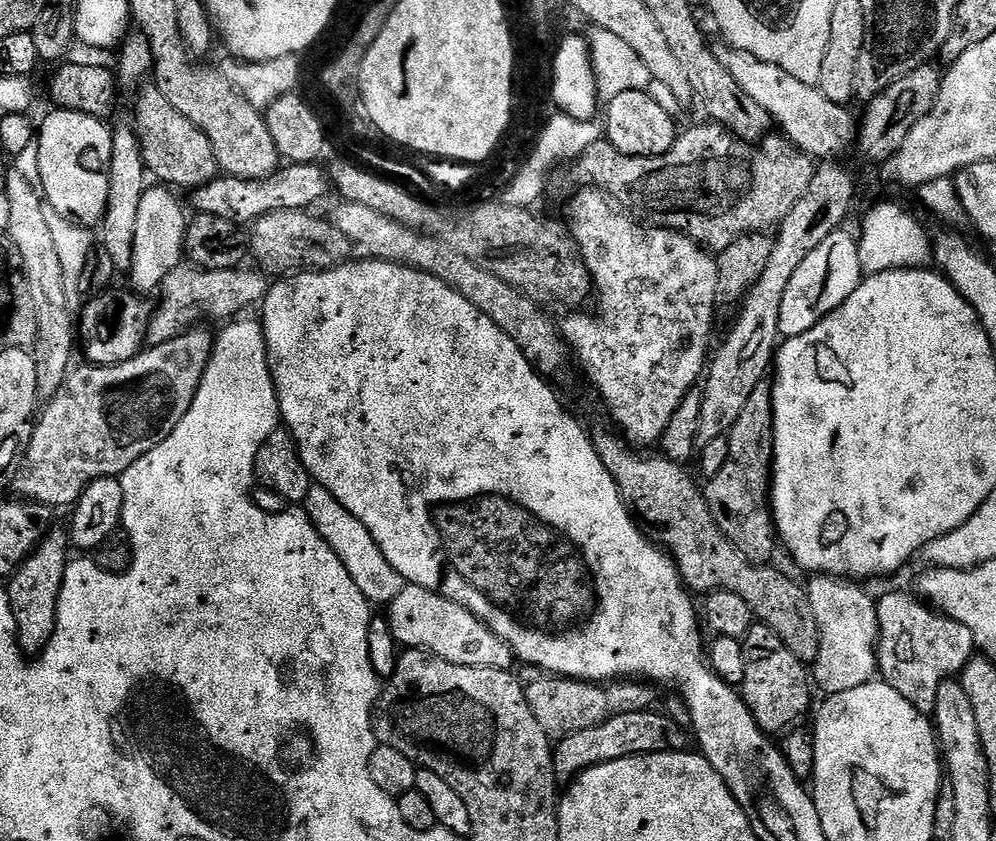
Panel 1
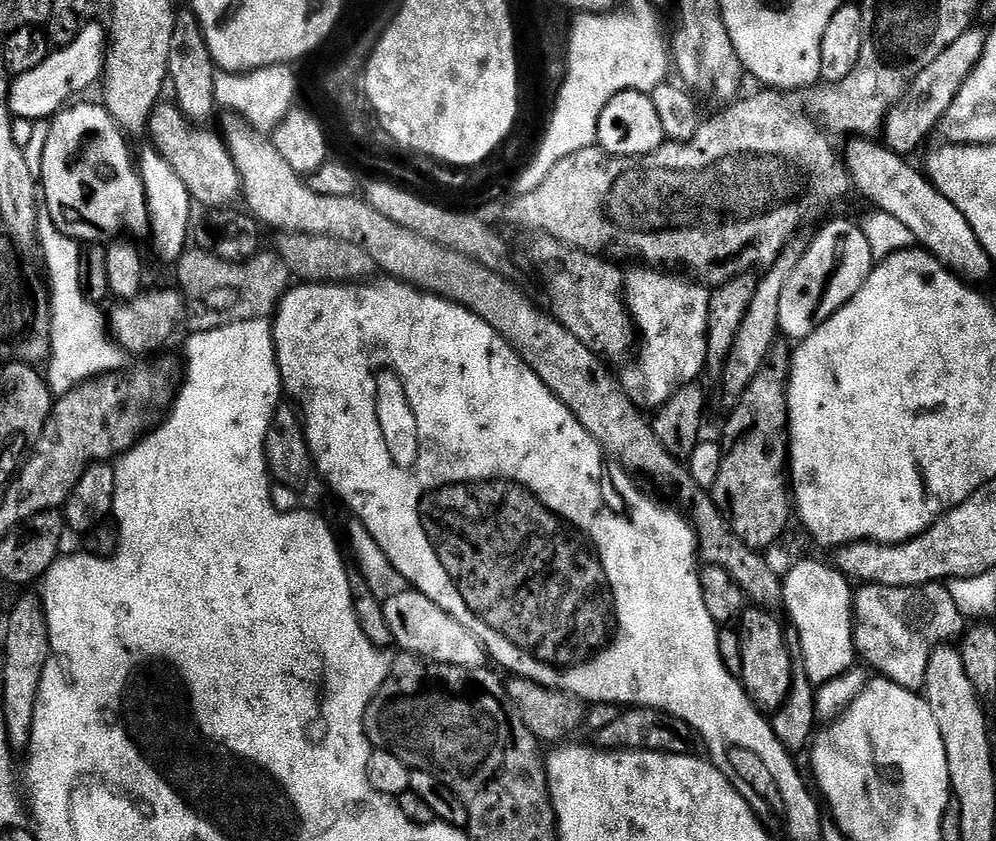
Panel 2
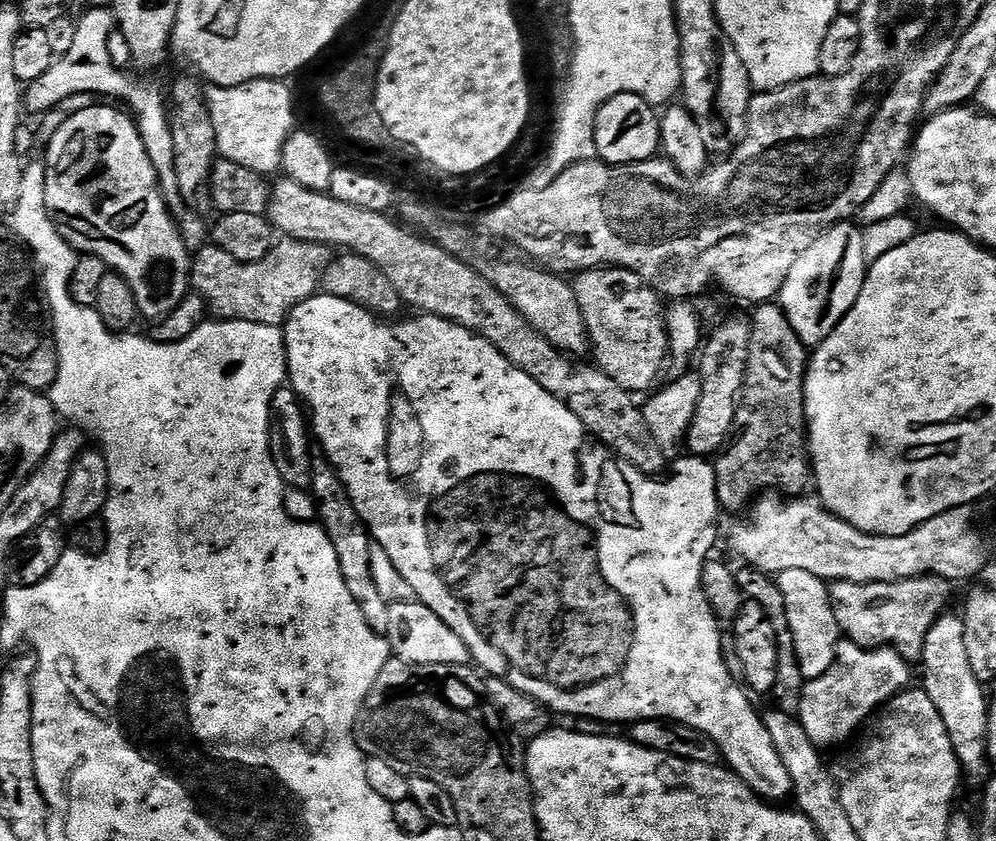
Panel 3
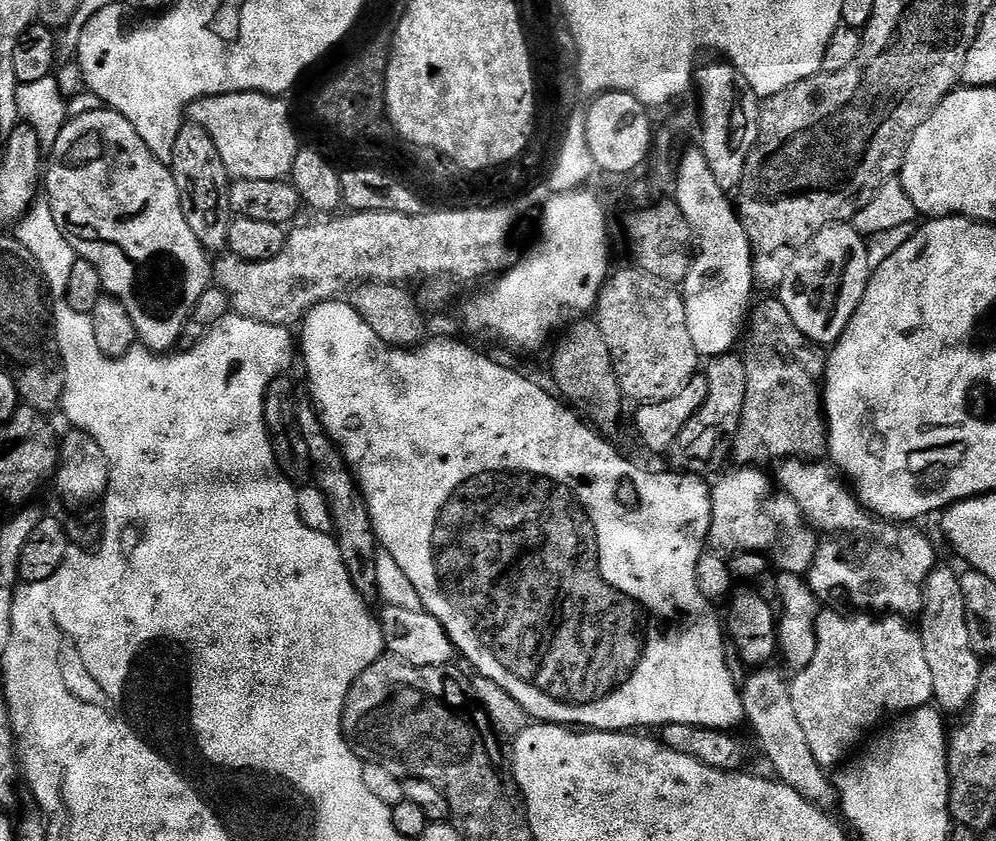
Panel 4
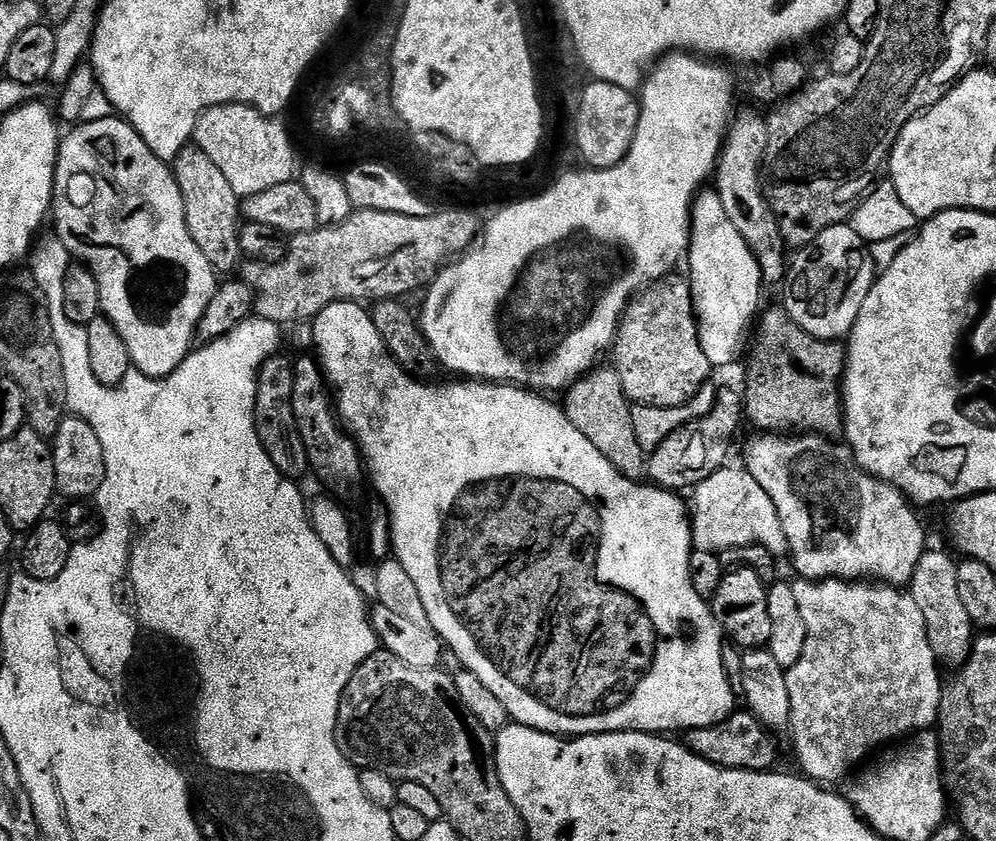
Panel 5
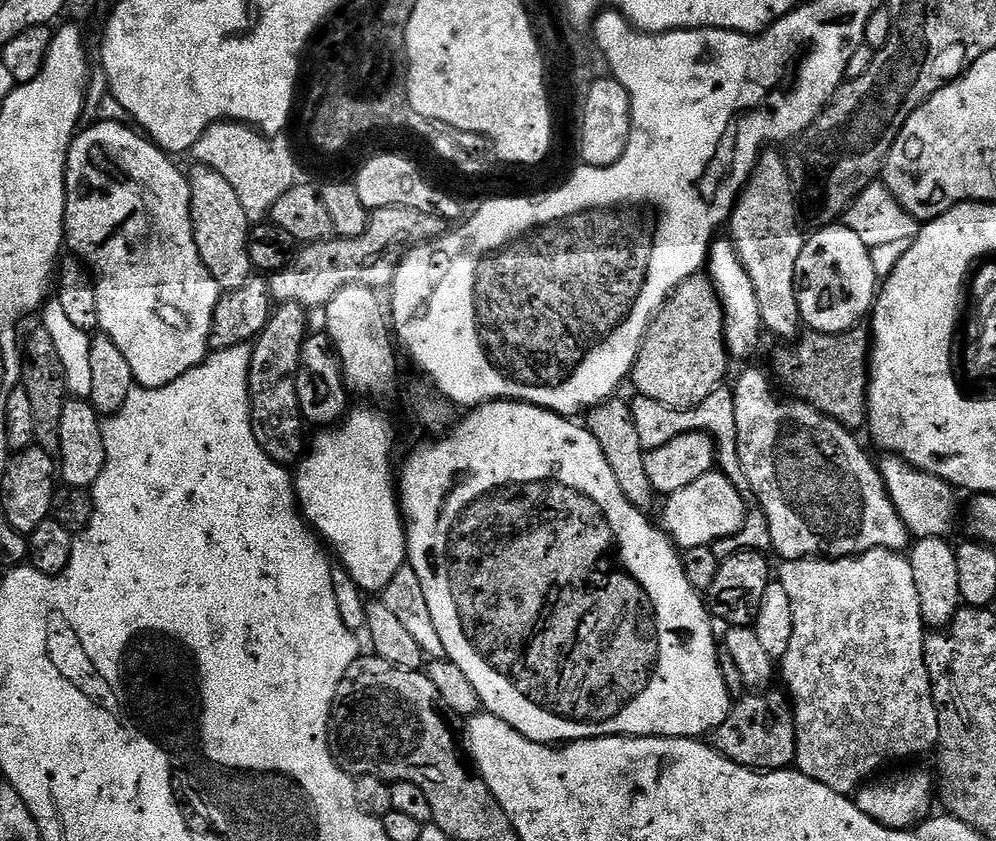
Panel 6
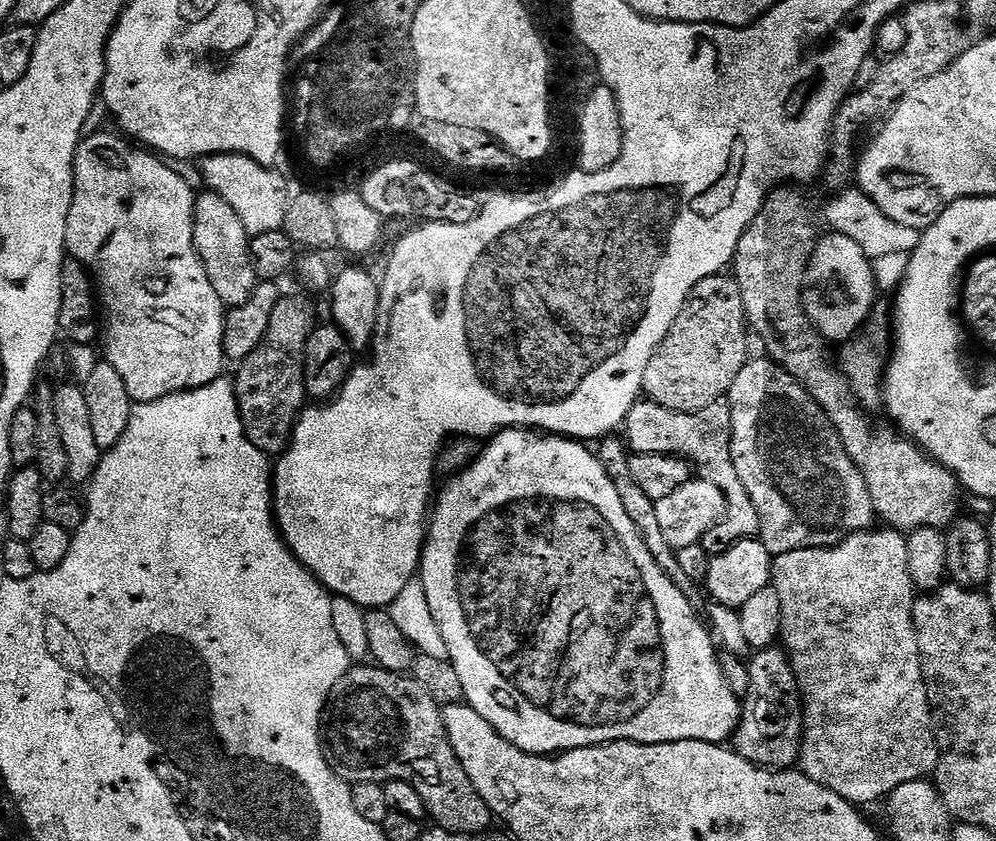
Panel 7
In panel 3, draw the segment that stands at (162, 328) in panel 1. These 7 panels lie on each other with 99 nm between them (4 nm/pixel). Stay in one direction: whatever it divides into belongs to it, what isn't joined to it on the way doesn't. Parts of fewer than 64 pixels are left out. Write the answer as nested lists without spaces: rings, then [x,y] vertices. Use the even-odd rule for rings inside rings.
[[[277,239],[266,258],[249,264],[238,262],[226,250],[207,247],[195,249],[192,288],[195,295],[204,299],[207,311],[221,320],[258,322],[279,328],[299,304],[321,291],[322,277],[330,267],[329,249],[314,242]]]

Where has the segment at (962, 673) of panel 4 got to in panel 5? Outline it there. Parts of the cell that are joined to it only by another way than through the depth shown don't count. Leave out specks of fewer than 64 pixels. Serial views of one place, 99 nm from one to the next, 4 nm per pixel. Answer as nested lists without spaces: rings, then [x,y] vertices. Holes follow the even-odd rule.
[[[925,551],[924,557],[912,575],[910,591],[914,602],[918,602],[918,610],[922,610],[922,618],[926,618],[926,634],[930,646],[934,650],[937,661],[959,666],[968,659],[974,639],[974,625],[970,614],[966,614],[966,606],[962,606],[962,597],[958,595],[957,561],[951,560],[944,552]]]

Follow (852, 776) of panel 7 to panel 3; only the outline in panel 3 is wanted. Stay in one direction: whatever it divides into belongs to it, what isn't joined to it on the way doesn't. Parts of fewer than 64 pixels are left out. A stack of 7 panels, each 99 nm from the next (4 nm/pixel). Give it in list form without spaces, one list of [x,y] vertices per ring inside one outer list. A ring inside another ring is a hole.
[[[842,642],[836,647],[836,660],[818,678],[807,681],[801,698],[798,715],[801,726],[806,730],[806,738],[821,750],[836,748],[844,744],[856,731],[859,733],[883,709],[891,704],[895,696],[909,691],[913,665],[903,660],[893,648],[860,648],[851,642]]]

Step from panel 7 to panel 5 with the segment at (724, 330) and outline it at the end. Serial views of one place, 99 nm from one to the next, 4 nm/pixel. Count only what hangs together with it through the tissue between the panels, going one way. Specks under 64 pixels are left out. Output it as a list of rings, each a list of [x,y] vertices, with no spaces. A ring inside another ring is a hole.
[[[676,275],[657,280],[643,289],[625,310],[624,317],[620,320],[620,329],[616,331],[614,367],[618,378],[622,380],[622,390],[633,405],[645,404],[659,408],[682,406],[690,402],[694,394],[698,394],[703,384],[709,383],[708,372],[711,373],[714,368],[702,350],[689,281],[683,275]]]

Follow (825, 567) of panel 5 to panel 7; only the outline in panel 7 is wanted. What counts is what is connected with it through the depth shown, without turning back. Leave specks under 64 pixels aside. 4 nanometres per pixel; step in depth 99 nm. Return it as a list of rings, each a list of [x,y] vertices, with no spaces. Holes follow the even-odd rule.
[[[770,358],[764,360],[749,359],[747,364],[742,366],[738,378],[734,378],[734,386],[728,391],[726,397],[730,406],[730,422],[732,423],[732,461],[734,470],[738,470],[738,478],[742,478],[742,486],[746,486],[746,494],[750,494],[750,502],[754,502],[754,510],[758,510],[760,519],[759,539],[766,546],[768,553],[773,558],[793,552],[799,548],[835,548],[837,544],[848,539],[849,536],[856,536],[860,532],[867,532],[877,523],[878,517],[874,510],[874,502],[870,498],[870,490],[866,486],[866,478],[854,466],[854,462],[846,454],[838,434],[832,429],[832,423],[826,418],[826,414],[812,400],[804,385],[797,382],[785,368],[775,364]]]

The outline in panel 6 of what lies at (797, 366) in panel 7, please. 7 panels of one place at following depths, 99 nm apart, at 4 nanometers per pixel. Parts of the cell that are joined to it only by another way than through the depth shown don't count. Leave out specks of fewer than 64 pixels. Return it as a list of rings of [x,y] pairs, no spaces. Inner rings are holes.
[[[768,150],[761,155],[748,183],[736,197],[730,217],[730,239],[741,266],[753,283],[763,327],[776,336],[792,338],[801,331],[800,304],[796,301],[796,267],[804,252],[804,232],[796,225],[798,196],[792,187],[792,179],[781,157],[779,160],[772,152],[775,151]],[[884,458],[884,461],[879,461],[878,471],[888,498],[898,512],[898,518],[906,526],[909,537],[916,540],[951,537],[952,527],[956,524],[957,489],[936,476],[928,476],[917,468],[909,468],[899,458]]]

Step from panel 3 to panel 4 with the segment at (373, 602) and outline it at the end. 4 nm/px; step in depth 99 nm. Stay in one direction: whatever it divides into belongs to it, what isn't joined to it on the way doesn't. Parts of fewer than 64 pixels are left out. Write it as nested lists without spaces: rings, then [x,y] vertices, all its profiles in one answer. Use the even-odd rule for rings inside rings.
[[[304,402],[297,407],[296,424],[300,427],[302,442],[306,442],[306,450],[312,467],[311,479],[314,481],[315,487],[320,488],[322,494],[326,494],[326,502],[332,511],[332,532],[338,550],[342,554],[342,562],[346,566],[354,586],[360,591],[360,595],[364,597],[365,601],[372,602],[372,599],[375,601],[378,596],[377,575],[374,571],[378,541],[356,477],[352,475],[352,469],[344,461],[344,455],[336,447],[336,443],[326,434],[320,417],[316,415],[316,409],[312,407],[311,403]]]

